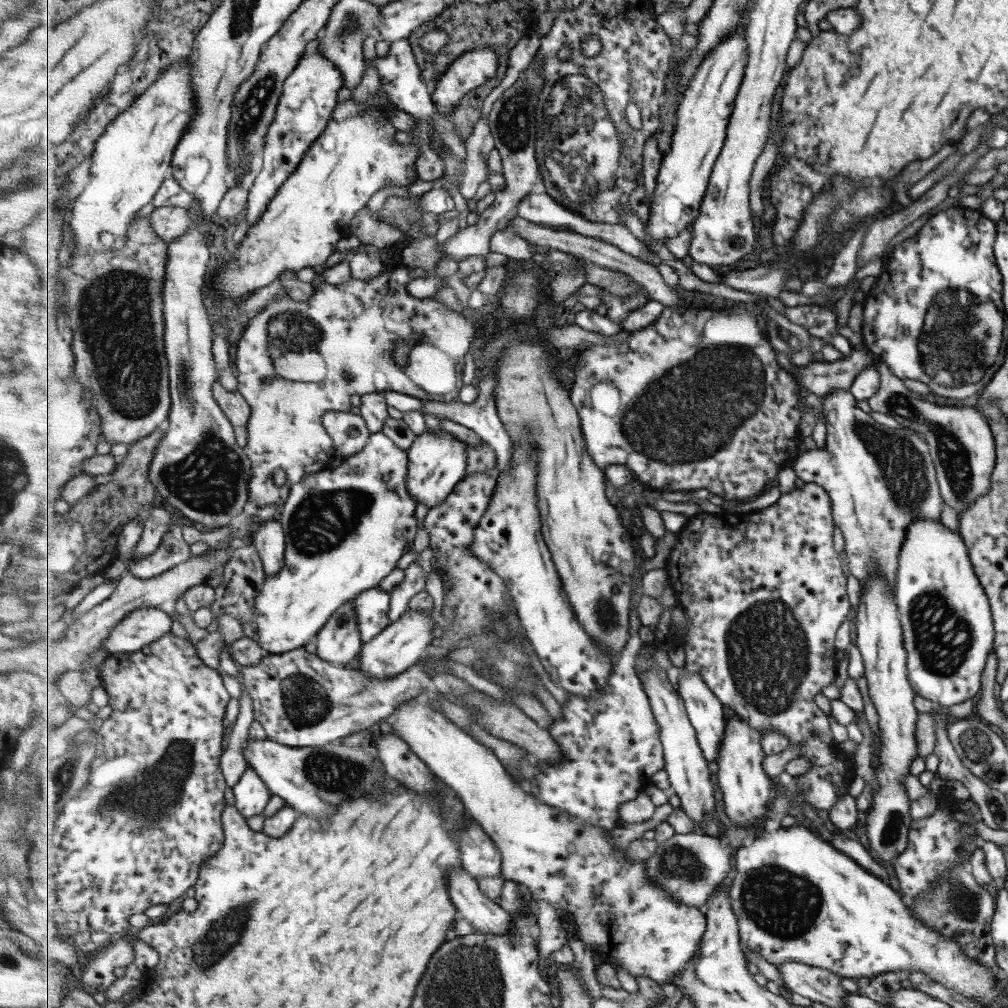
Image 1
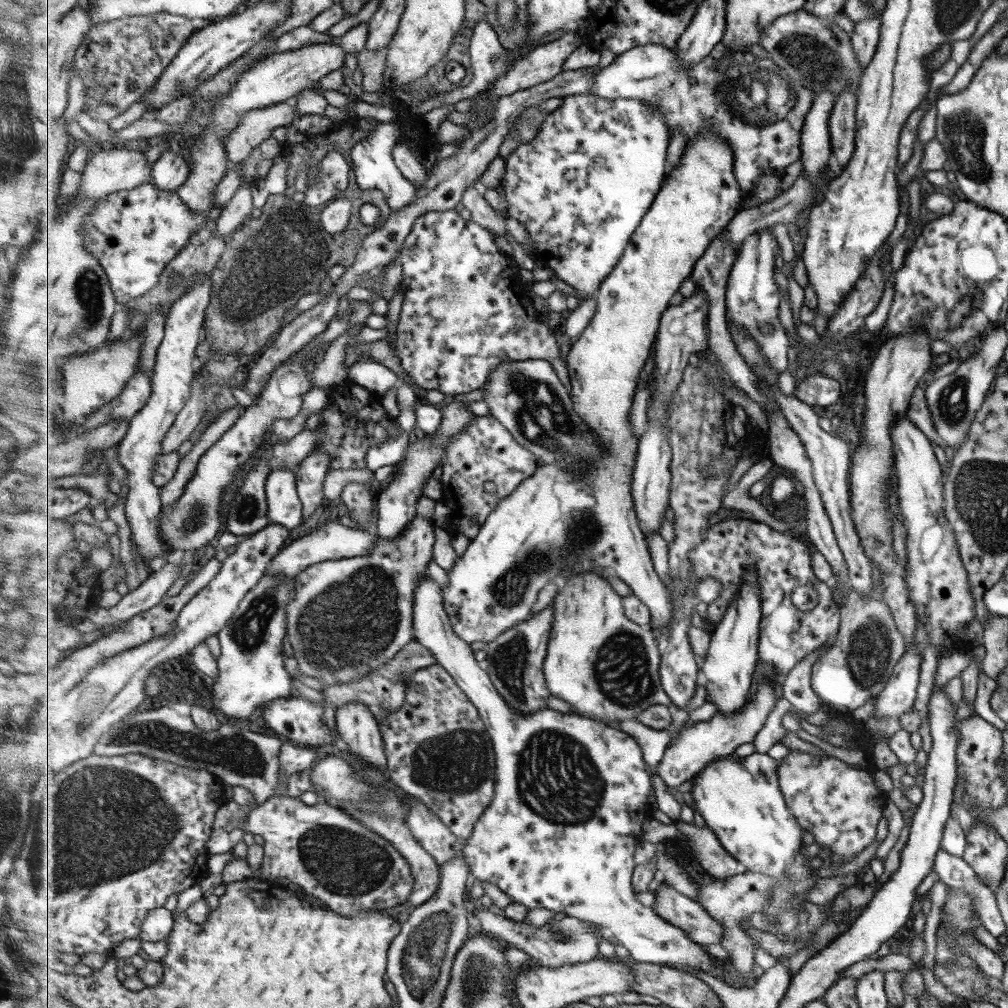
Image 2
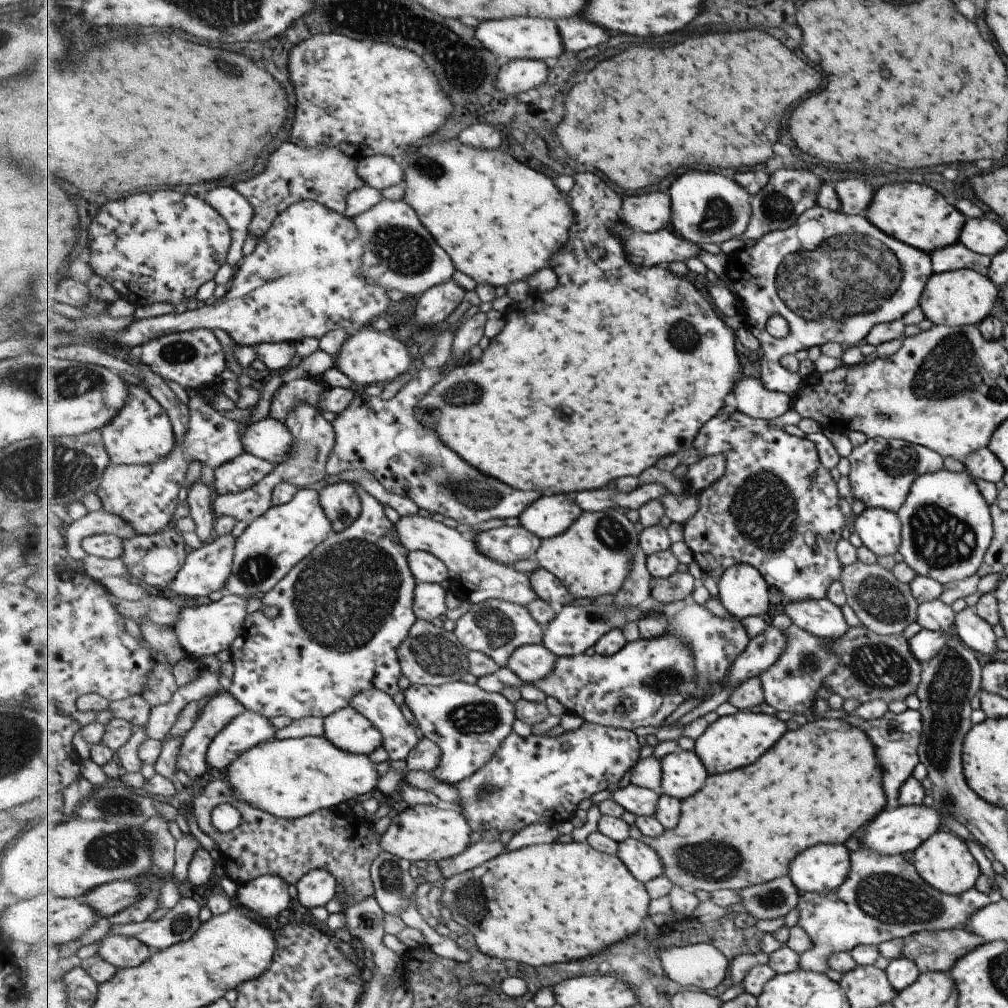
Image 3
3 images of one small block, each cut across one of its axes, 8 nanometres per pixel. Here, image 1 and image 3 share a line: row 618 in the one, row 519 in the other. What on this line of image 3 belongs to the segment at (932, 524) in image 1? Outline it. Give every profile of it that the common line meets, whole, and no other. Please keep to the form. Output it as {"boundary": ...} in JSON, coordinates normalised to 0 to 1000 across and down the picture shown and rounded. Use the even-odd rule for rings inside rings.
{"boundary":[[[935,463],[912,472],[889,508],[895,519],[892,548],[896,557],[911,570],[922,571],[936,580],[964,571],[985,533],[982,503],[958,466],[943,468]]]}

